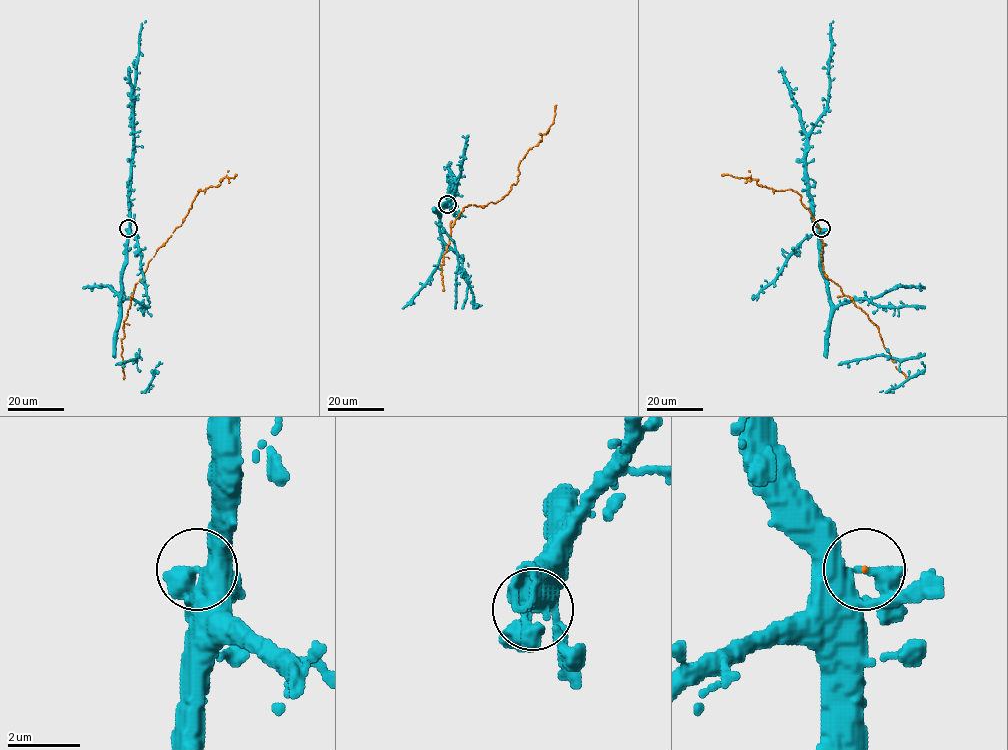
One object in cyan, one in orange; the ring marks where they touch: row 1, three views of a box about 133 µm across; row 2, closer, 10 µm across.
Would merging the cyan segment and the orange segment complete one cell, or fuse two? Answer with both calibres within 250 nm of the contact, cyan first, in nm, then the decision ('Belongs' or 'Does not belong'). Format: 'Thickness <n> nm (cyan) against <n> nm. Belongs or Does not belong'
Thickness 360 nm (cyan) against 50 nm. Belongs

